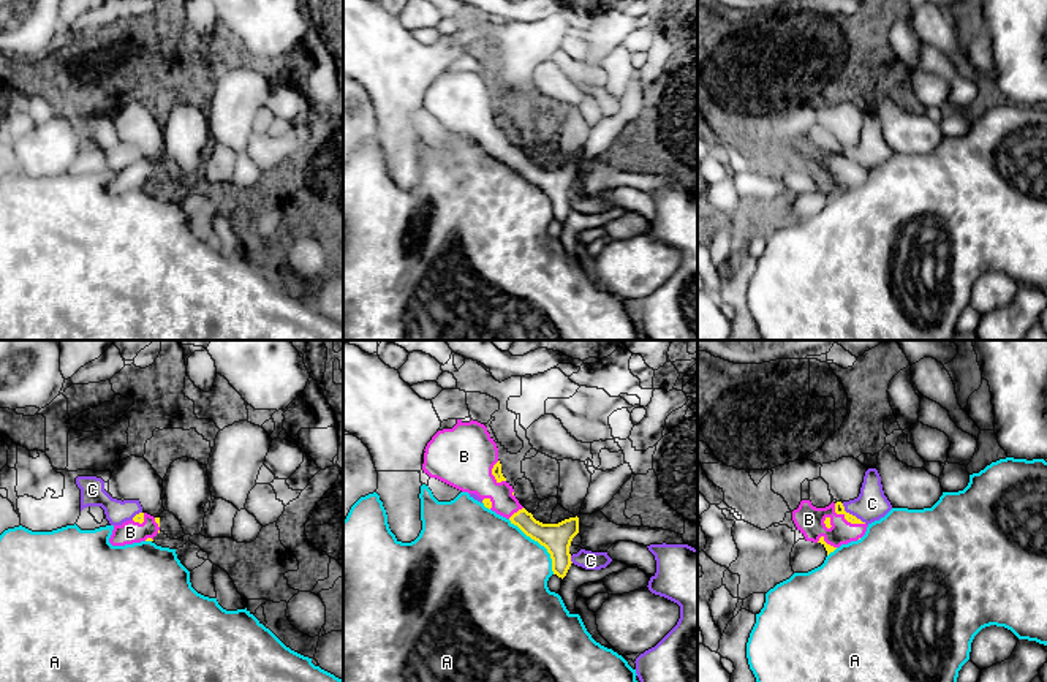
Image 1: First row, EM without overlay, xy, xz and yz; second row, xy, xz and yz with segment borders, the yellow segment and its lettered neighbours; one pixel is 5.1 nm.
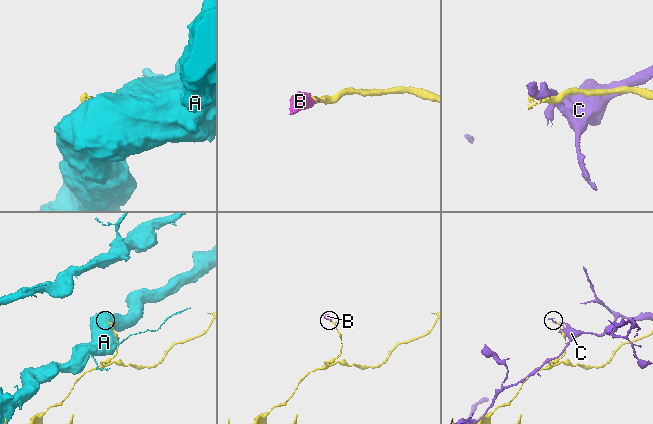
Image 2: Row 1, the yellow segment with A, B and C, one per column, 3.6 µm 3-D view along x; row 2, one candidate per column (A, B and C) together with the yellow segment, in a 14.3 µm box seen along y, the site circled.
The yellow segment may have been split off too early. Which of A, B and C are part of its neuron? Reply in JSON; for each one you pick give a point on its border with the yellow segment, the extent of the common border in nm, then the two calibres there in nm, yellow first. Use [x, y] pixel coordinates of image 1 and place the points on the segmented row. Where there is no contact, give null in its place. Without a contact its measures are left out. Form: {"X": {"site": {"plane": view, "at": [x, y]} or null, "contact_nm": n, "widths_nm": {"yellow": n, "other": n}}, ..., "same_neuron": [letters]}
{"B": {"site": {"plane": "yz", "at": [846, 519]}, "contact_nm": 190, "widths_nm": {"yellow": 50, "other": 150}}, "same_neuron": ["B"]}

